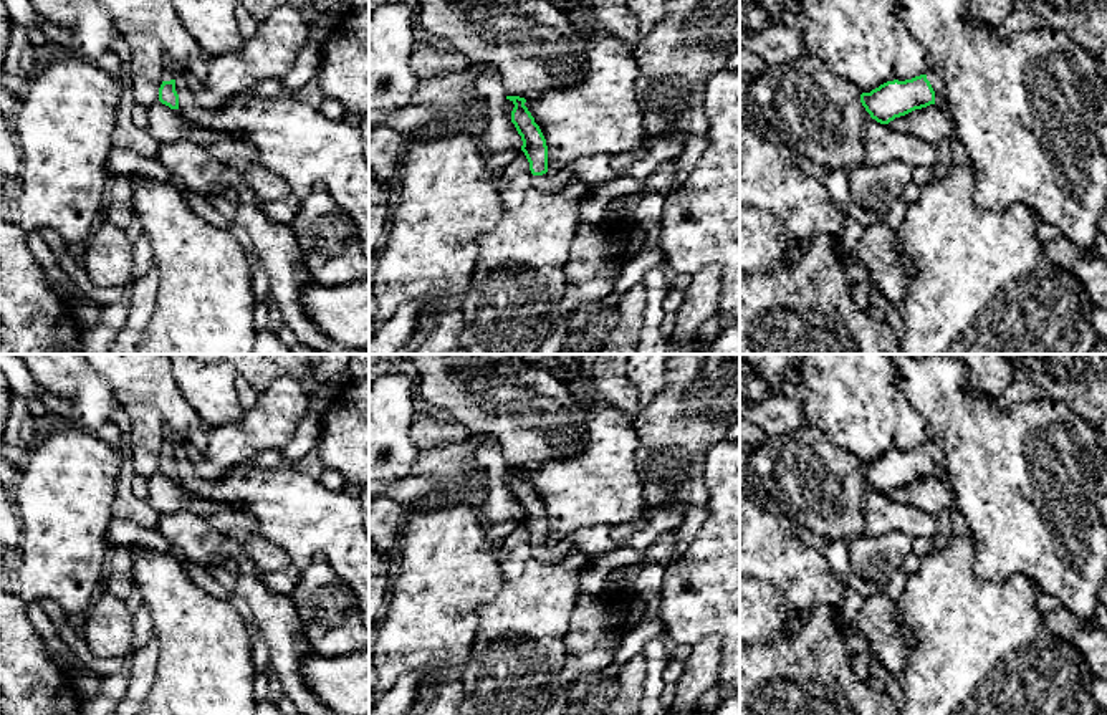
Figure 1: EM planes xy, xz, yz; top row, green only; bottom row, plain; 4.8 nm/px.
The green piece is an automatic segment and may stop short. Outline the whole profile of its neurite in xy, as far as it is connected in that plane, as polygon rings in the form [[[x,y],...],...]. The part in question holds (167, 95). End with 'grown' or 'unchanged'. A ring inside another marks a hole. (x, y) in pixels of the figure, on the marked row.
[[[276,7],[260,22],[256,33],[245,40],[245,46],[238,53],[208,58],[208,71],[204,79],[189,73],[175,79],[165,71],[159,101],[170,109],[179,109],[175,88],[185,86],[202,108],[218,108],[245,89],[255,89],[270,78],[285,76],[308,43],[308,33],[301,7]]]; grown

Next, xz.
[[[506,96],[506,99],[515,104],[511,111],[511,122],[521,136],[521,151],[530,162],[533,185],[541,192],[554,194],[573,180],[581,180],[589,187],[599,187],[629,174],[629,169],[645,156],[644,147],[630,154],[591,156],[576,159],[558,172],[549,172],[546,139],[525,106],[526,99],[520,96]]]; grown

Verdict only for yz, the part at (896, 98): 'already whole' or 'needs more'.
needs more

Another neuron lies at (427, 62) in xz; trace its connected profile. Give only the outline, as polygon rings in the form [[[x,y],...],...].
[[[414,41],[410,68],[419,76],[419,79],[434,79],[445,74],[458,74],[468,66],[470,60],[452,48]]]

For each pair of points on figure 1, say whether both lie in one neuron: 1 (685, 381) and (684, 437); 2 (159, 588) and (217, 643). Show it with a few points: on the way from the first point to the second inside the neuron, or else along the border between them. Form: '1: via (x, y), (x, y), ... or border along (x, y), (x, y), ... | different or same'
1: via (685, 394), (684, 424) | same
2: via (174, 599), (202, 628) | same

